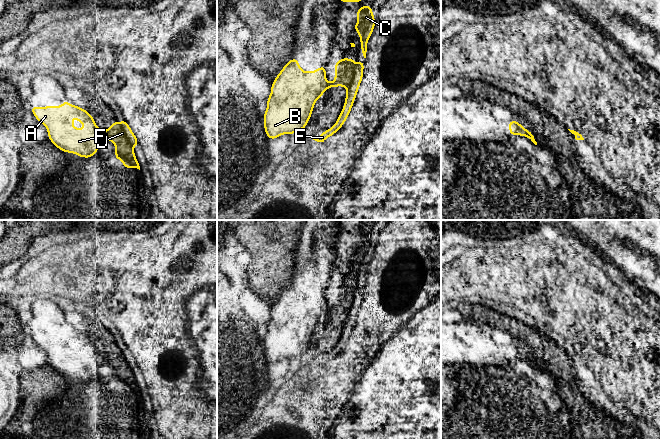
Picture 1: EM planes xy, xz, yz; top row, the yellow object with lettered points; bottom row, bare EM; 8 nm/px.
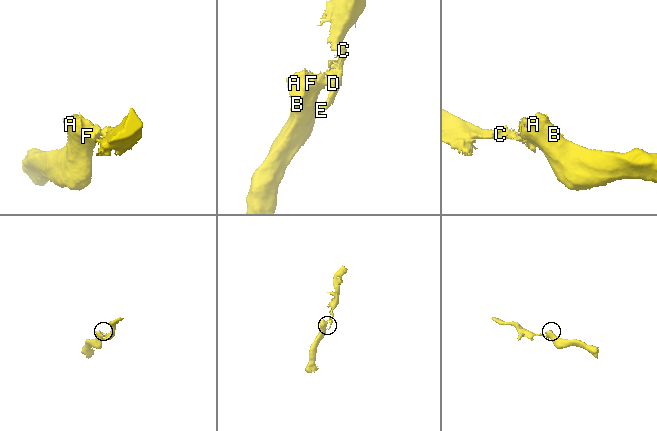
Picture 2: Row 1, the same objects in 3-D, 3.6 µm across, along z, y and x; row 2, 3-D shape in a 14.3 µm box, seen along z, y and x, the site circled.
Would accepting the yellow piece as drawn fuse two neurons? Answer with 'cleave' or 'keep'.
cleave

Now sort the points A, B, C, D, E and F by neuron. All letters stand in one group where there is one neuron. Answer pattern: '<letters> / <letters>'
A B F / C D E

